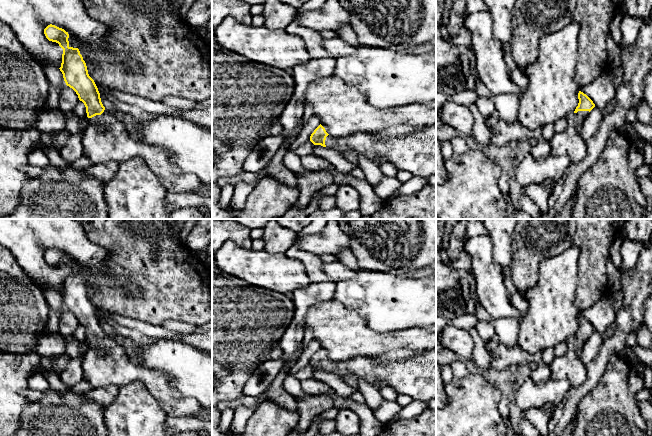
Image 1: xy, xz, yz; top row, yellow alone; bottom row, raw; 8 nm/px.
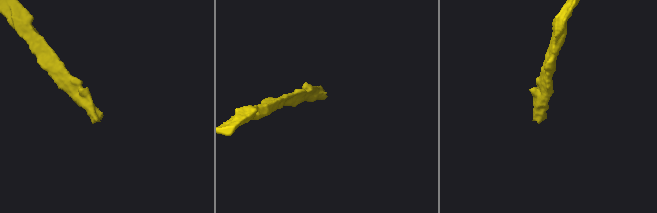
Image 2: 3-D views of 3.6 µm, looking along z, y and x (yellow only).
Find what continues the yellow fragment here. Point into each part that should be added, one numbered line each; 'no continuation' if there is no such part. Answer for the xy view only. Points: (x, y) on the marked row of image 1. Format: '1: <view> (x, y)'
1: xy (106, 138)

